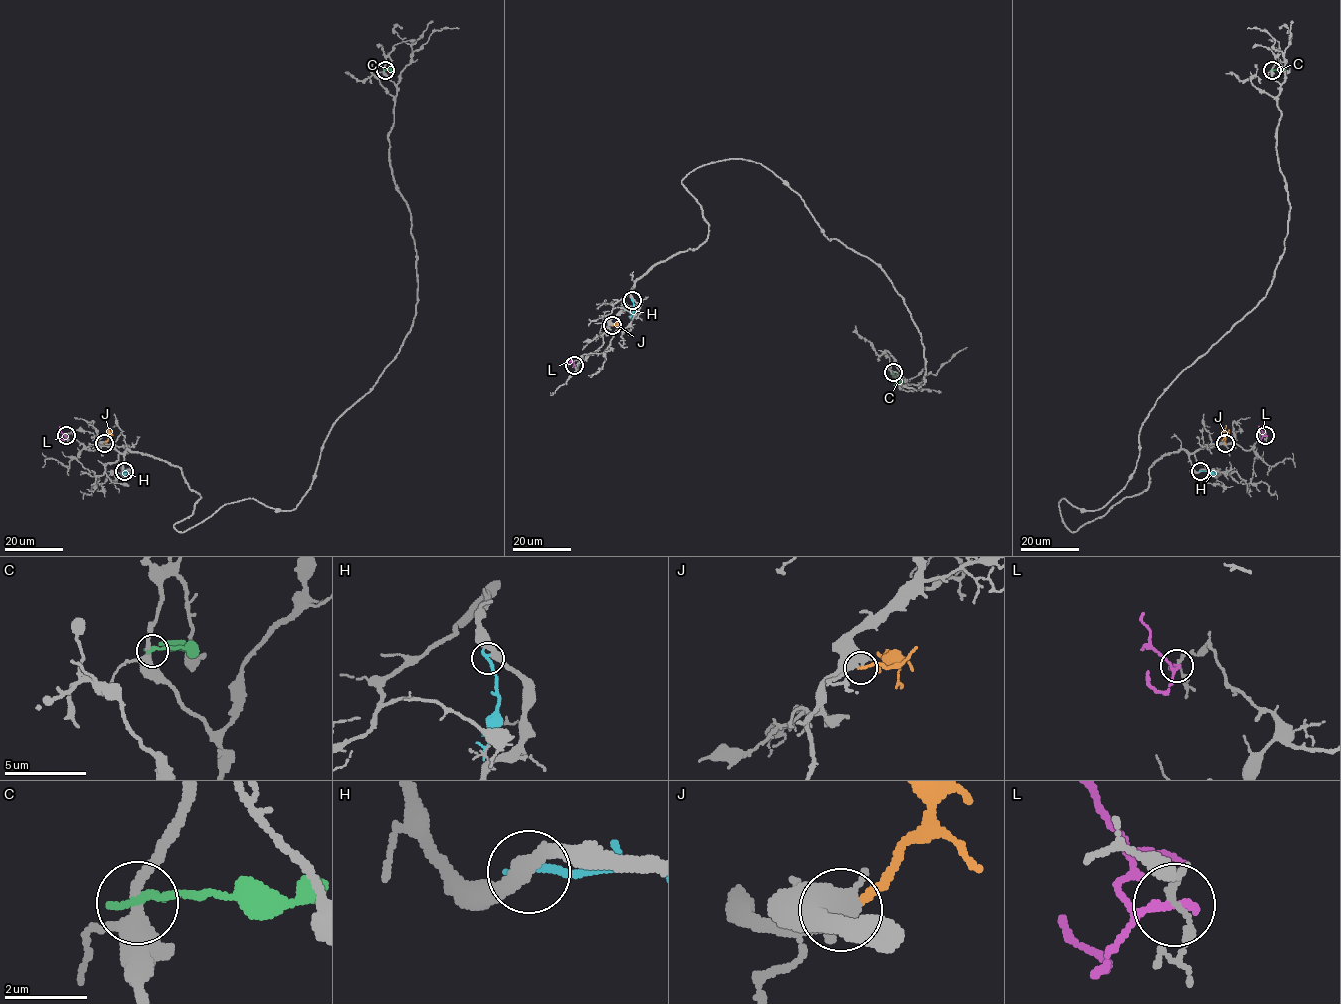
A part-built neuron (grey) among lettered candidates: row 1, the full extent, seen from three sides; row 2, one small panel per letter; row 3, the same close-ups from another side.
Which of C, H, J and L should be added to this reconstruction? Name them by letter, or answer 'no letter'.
no letter

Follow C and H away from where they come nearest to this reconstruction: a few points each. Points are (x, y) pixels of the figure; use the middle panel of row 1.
C: (893, 372), (899, 382), (893, 385)
H: (632, 300), (634, 311), (631, 318)

